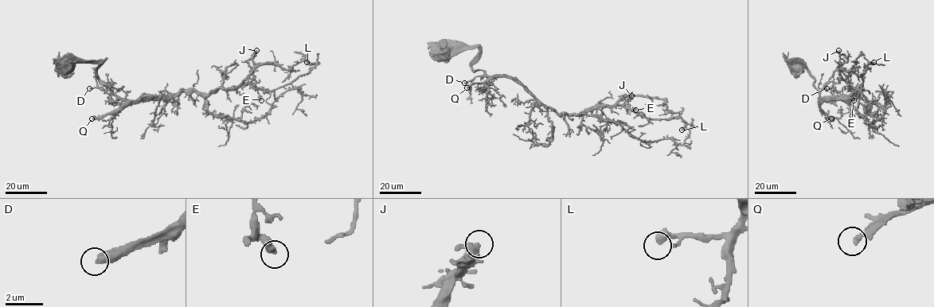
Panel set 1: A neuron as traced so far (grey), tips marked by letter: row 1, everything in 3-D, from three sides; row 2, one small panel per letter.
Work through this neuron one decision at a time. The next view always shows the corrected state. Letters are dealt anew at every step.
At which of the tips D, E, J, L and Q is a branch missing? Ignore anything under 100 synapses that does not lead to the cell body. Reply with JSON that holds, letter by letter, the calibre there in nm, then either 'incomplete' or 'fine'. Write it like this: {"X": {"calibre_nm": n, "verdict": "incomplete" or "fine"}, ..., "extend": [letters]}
{"D": {"calibre_nm": 420, "verdict": "incomplete"}, "E": {"calibre_nm": 400, "verdict": "fine"}, "J": {"calibre_nm": 320, "verdict": "fine"}, "L": {"calibre_nm": 400, "verdict": "fine"}, "Q": {"calibre_nm": 180, "verdict": "incomplete"}, "extend": ["D", "Q"]}

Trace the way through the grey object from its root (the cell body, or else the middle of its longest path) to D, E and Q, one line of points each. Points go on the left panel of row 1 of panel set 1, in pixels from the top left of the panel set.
D: (69, 68), (77, 62), (104, 60), (96, 68), (96, 75), (110, 92), (89, 88)
E: (69, 68), (104, 60), (96, 75), (127, 100), (245, 83), (261, 100)
Q: (69, 68), (77, 62), (104, 60), (96, 68), (96, 75), (121, 100), (123, 105), (107, 114), (91, 118)

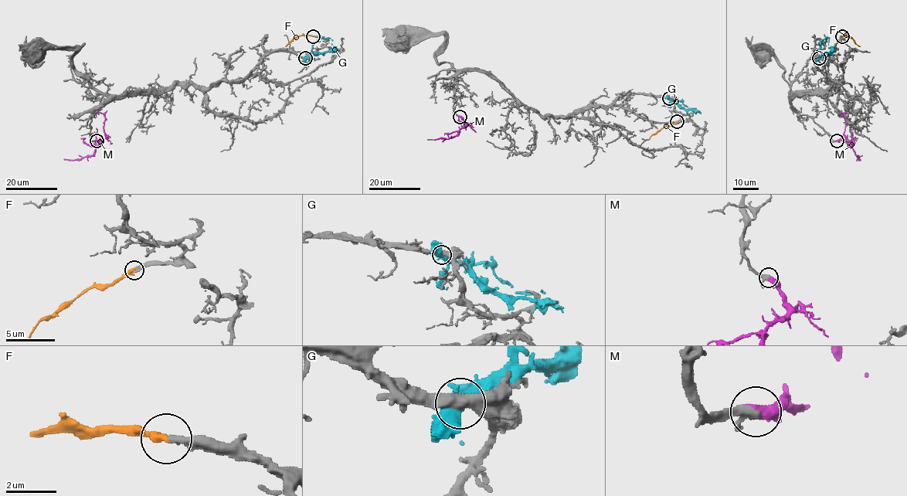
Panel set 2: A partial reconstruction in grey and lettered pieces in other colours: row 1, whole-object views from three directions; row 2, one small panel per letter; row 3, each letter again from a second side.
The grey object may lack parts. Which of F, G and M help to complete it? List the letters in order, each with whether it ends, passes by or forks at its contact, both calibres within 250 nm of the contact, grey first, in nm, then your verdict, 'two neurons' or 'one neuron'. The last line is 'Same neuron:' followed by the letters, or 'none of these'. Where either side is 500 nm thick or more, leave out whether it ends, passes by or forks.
F: it ends; calibres 340 and 320 nm; one neuron
G: it passes by; calibres 480 and 460 nm; two neurons
M: it passes by; calibres 280 and 360 nm; one neuron
Same neuron: F, M

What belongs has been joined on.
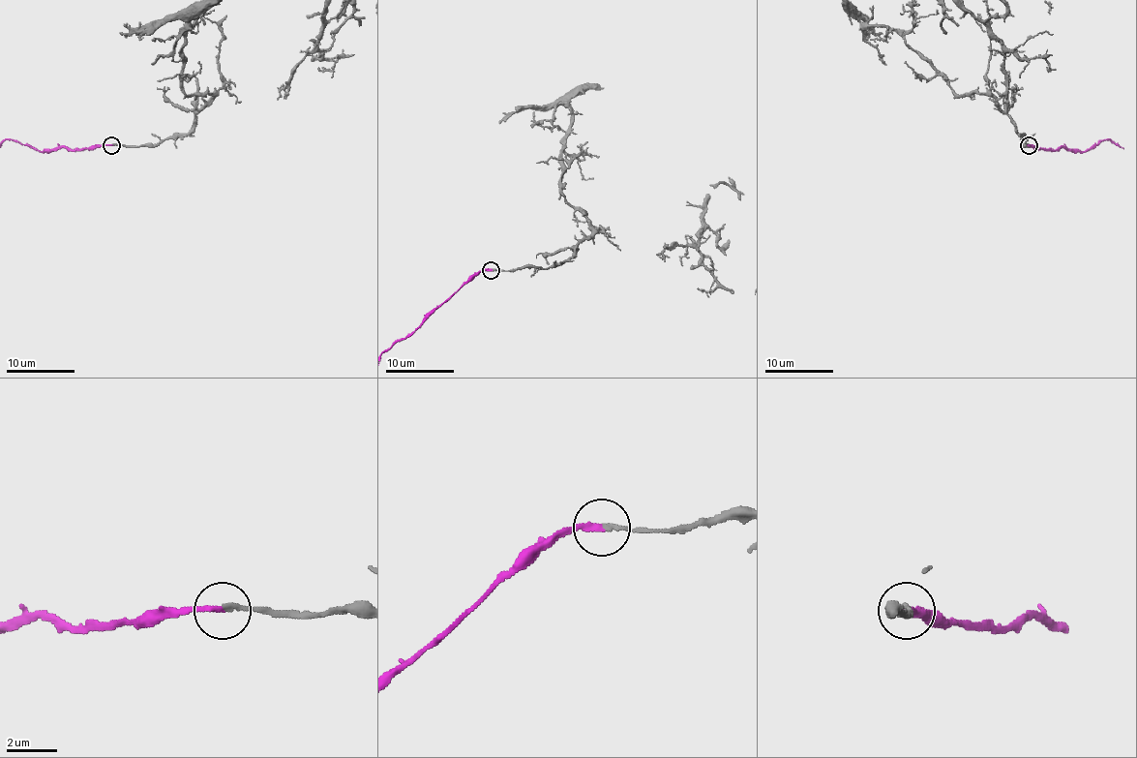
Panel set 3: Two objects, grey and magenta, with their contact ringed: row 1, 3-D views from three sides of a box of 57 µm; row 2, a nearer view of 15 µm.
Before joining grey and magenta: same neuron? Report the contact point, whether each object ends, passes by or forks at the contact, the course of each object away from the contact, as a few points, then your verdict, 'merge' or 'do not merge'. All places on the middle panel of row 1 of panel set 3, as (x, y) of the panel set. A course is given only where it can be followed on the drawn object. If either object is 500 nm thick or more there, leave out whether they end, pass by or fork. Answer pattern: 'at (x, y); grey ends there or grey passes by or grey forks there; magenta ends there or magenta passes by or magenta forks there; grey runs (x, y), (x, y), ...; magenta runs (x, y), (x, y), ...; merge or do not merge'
at (491, 270); grey ends there; magenta ends there; magenta runs (492, 270), (474, 272), (418, 326), (391, 345); merge

